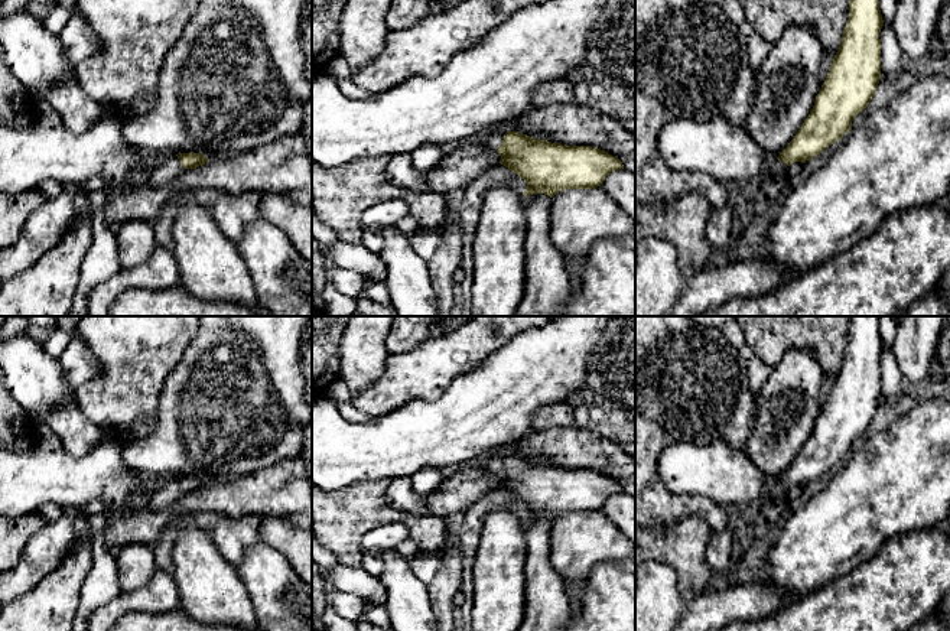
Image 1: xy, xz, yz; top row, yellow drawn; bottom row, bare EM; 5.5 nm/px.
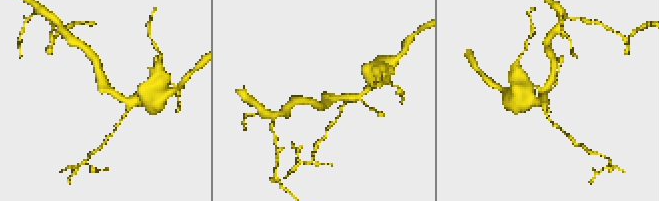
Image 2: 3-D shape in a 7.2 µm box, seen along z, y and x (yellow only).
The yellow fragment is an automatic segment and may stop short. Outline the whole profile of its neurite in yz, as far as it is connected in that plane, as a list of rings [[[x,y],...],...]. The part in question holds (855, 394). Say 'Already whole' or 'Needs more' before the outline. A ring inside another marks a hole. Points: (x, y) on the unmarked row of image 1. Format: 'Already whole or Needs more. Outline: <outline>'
Needs more. Outline: [[[849,316],[849,342],[839,374],[832,383],[829,397],[816,419],[814,429],[794,462],[772,487],[767,488],[762,498],[757,502],[759,508],[765,502],[770,504],[785,498],[788,489],[794,485],[806,487],[852,453],[853,442],[868,430],[881,403],[879,357],[882,349],[879,316]]]

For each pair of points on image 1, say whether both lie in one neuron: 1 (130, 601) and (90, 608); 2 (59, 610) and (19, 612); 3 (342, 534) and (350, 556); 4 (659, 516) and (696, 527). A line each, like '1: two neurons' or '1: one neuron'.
1: two neurons
2: one neuron
3: one neuron
4: two neurons

